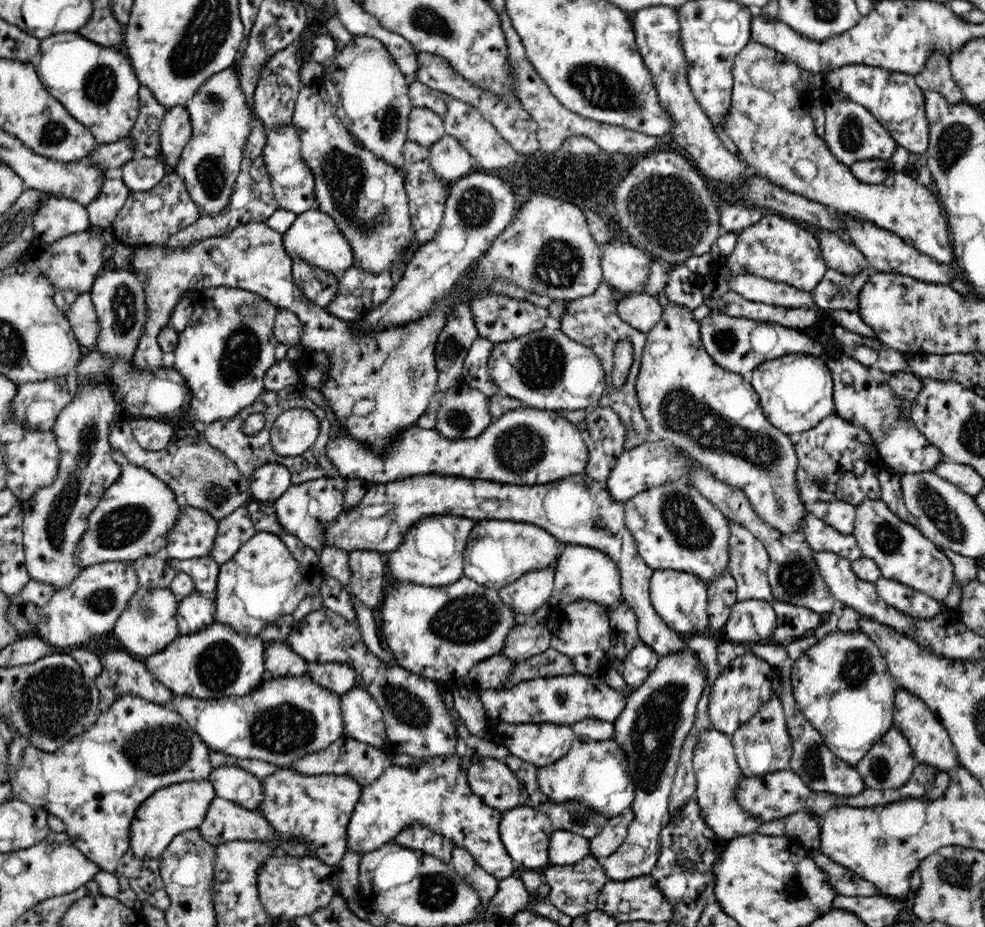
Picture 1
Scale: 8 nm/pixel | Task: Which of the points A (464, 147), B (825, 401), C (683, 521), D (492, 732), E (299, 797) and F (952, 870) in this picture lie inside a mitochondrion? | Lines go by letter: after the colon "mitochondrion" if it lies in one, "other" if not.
A: other
B: other
C: mitochondrion
D: other
E: other
F: mitochondrion

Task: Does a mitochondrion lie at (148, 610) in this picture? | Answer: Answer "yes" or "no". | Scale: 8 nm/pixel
yes

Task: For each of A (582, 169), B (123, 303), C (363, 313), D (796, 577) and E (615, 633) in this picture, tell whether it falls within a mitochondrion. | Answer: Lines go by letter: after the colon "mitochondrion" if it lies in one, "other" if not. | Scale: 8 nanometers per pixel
A: other
B: mitochondrion
C: other
D: mitochondrion
E: other

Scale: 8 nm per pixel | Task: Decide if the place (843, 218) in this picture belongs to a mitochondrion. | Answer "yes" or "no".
no

